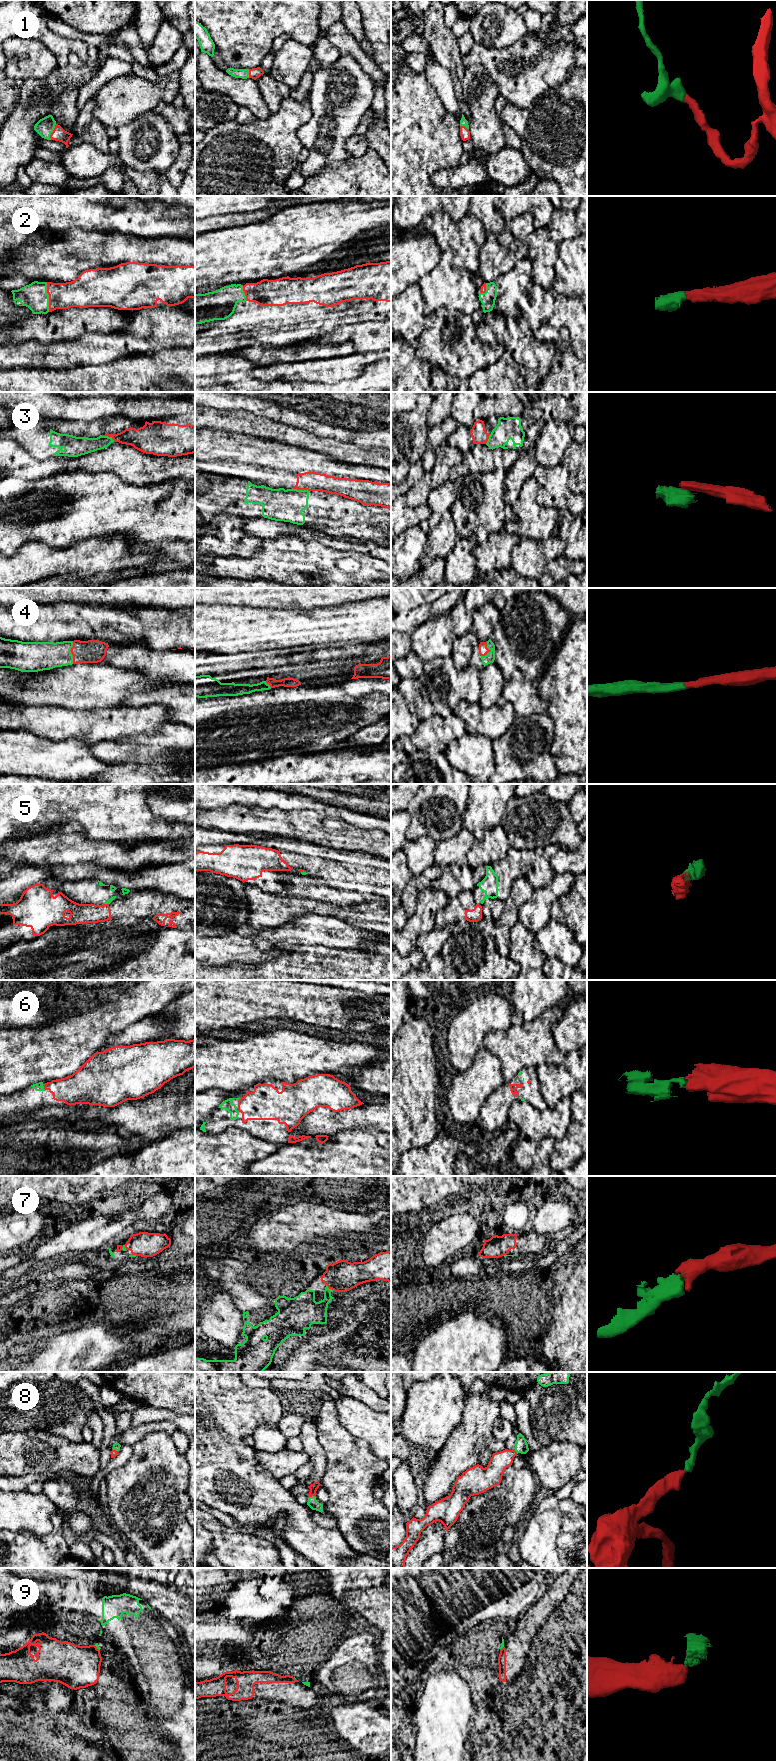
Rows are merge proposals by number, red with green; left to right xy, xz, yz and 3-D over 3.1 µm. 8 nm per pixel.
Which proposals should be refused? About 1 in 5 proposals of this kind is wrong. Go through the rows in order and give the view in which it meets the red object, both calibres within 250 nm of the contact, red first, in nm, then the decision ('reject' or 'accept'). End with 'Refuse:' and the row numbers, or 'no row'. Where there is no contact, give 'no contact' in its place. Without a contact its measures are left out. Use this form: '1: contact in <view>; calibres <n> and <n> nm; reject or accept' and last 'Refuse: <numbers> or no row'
1: contact in xy; calibres 110 and 150 nm; accept
2: contact in xy; calibres 220 and 200 nm; accept
3: contact in xz; calibres 160 and 260 nm; reject
4: contact in xy; calibres 190 and 220 nm; accept
5: contact in xy; calibres 160 and 40 nm; reject
6: contact in xy; calibres 240 and 50 nm; accept
7: contact in xz; calibres 260 and 200 nm; accept
8: contact in xz; calibres 70 and 80 nm; accept
9: contact in xy; calibres 340 and 20 nm; reject
Refuse: 3, 5, 9

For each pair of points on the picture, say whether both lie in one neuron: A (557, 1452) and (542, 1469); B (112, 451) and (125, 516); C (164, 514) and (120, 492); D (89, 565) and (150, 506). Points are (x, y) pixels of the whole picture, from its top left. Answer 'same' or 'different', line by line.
A: same
B: different
C: same
D: different

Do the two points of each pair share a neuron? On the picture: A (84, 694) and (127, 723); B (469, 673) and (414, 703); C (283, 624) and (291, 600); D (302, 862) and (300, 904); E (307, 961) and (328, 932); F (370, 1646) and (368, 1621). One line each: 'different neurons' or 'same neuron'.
A: different neurons
B: same neuron
C: different neurons
D: different neurons
E: different neurons
F: different neurons

